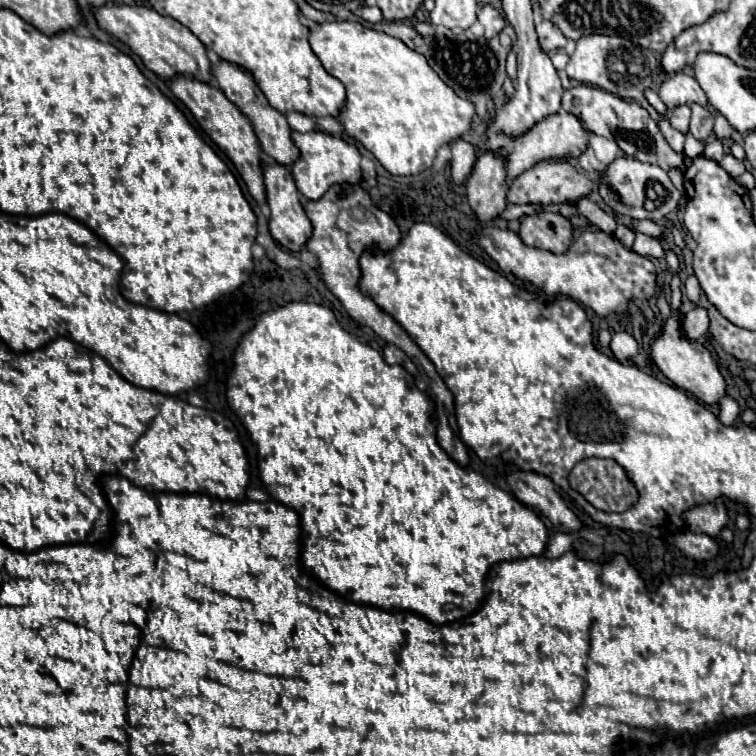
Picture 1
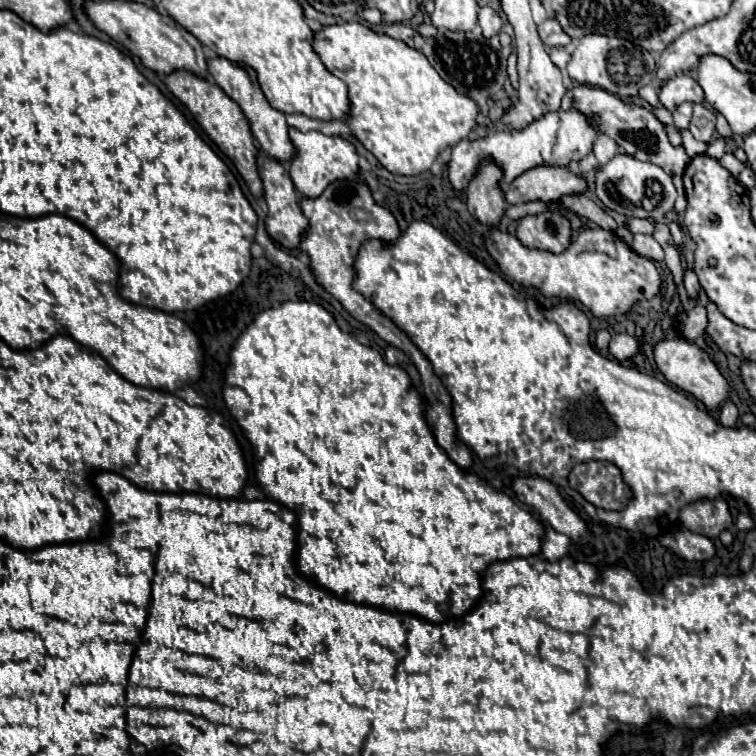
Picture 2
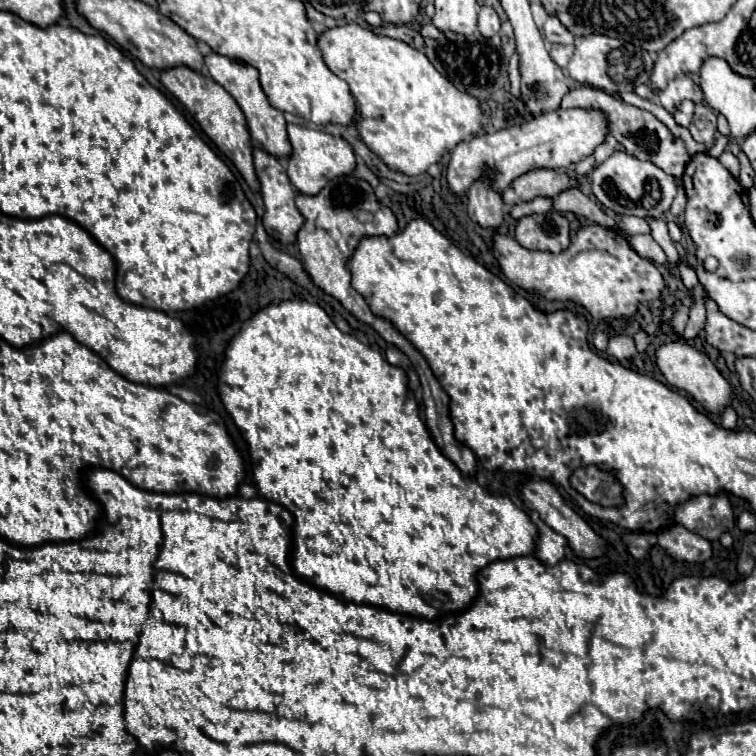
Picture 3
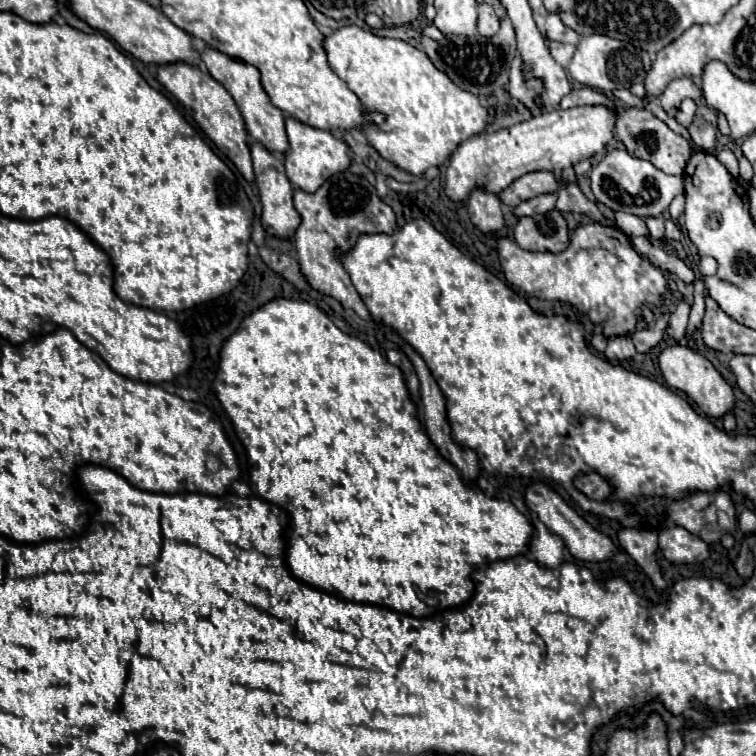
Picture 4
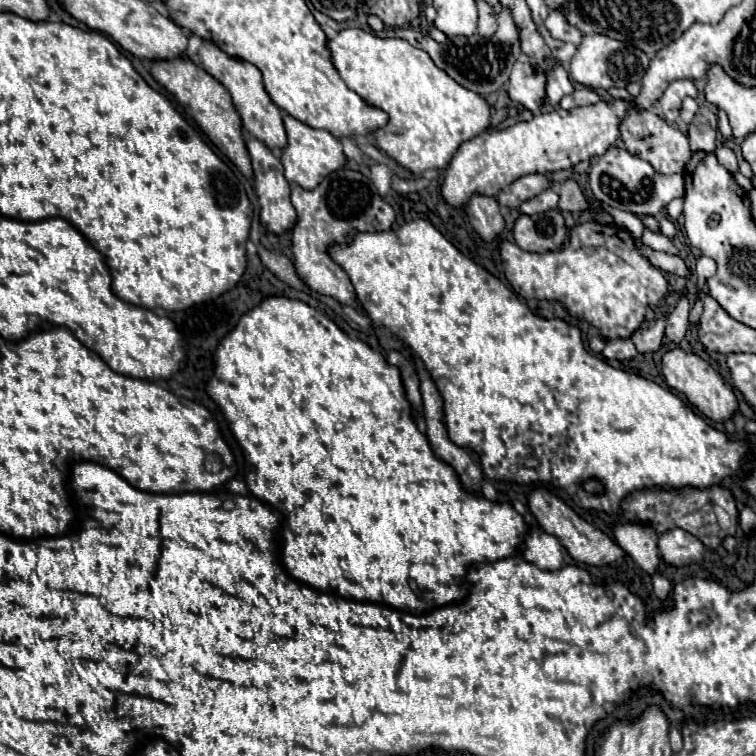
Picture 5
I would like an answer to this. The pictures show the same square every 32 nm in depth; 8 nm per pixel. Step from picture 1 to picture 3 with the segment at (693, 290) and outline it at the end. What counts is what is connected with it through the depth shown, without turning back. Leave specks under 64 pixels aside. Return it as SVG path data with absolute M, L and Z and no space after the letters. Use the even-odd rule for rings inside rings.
M678 262L678 272L680 272L680 278L682 278L682 282L684 282L684 286L686 286L686 288L694 288L694 286L698 284L696 272L694 272L690 266L686 266L686 264Z

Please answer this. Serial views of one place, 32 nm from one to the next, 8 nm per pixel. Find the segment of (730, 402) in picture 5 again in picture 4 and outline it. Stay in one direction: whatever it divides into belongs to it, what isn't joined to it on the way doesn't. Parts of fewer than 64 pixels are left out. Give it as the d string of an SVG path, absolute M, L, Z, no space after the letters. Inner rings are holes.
M676 344L676 346L668 346L662 350L660 354L660 370L668 382L670 388L676 388L680 392L684 392L708 418L724 418L728 412L734 410L734 392L728 386L728 382L716 372L716 368L698 352Z

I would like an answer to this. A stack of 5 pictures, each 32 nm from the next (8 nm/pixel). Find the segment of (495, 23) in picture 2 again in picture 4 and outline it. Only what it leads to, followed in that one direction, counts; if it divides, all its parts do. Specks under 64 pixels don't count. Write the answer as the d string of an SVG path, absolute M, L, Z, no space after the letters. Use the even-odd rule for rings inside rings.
M480 2L478 4L478 32L482 36L490 38L490 36L494 36L498 32L498 26L500 26L500 22L498 22L498 16L494 14L492 6Z

